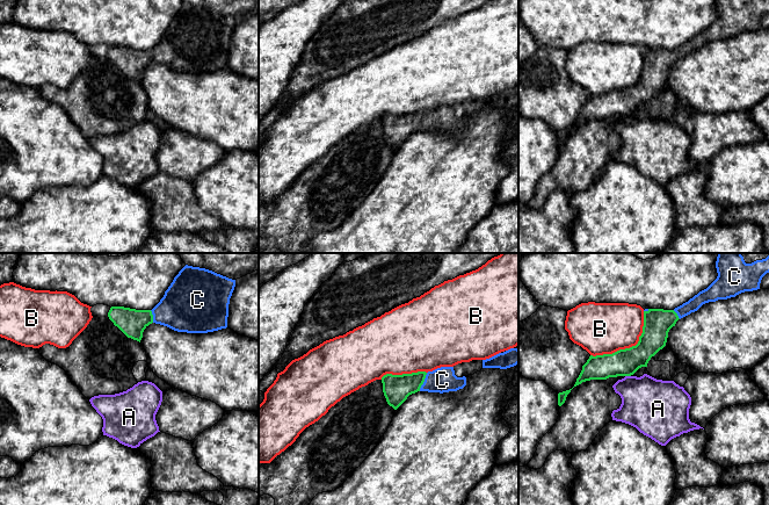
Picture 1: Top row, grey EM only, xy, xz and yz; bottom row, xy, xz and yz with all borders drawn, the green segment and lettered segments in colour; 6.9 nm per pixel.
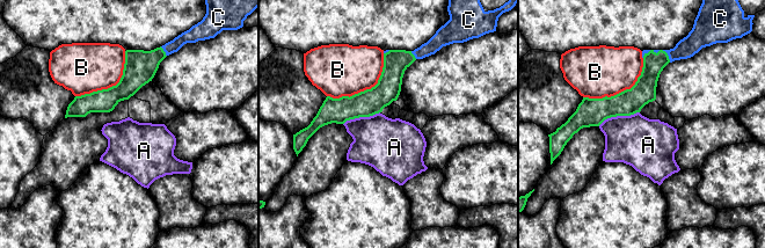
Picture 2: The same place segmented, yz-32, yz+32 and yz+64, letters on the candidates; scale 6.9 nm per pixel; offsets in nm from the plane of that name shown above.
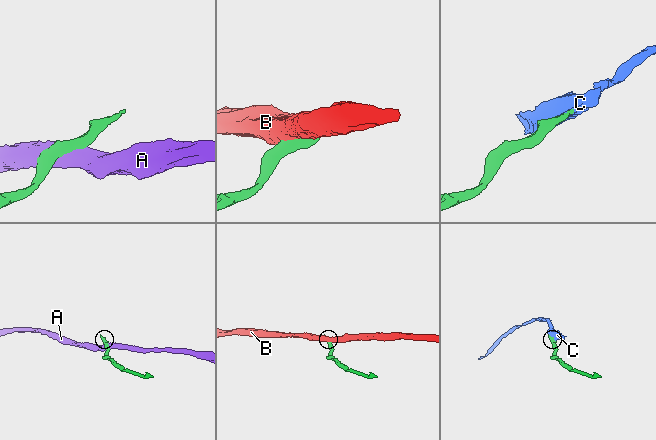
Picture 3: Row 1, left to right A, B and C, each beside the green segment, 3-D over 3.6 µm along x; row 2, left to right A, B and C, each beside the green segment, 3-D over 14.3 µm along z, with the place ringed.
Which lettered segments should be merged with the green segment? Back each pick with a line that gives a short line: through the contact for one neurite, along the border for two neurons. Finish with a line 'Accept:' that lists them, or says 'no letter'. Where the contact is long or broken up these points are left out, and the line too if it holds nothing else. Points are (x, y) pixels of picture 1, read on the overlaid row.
Accept: C

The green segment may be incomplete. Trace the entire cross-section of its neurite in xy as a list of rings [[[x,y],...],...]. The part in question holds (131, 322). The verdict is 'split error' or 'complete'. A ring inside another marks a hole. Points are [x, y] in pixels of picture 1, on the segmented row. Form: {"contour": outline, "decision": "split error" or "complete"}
{"contour": [[[186,265],[152,310],[111,306],[108,317],[128,338],[140,342],[144,330],[152,323],[177,332],[208,333],[227,327],[228,304],[235,280],[212,270]]], "decision": "split error"}

